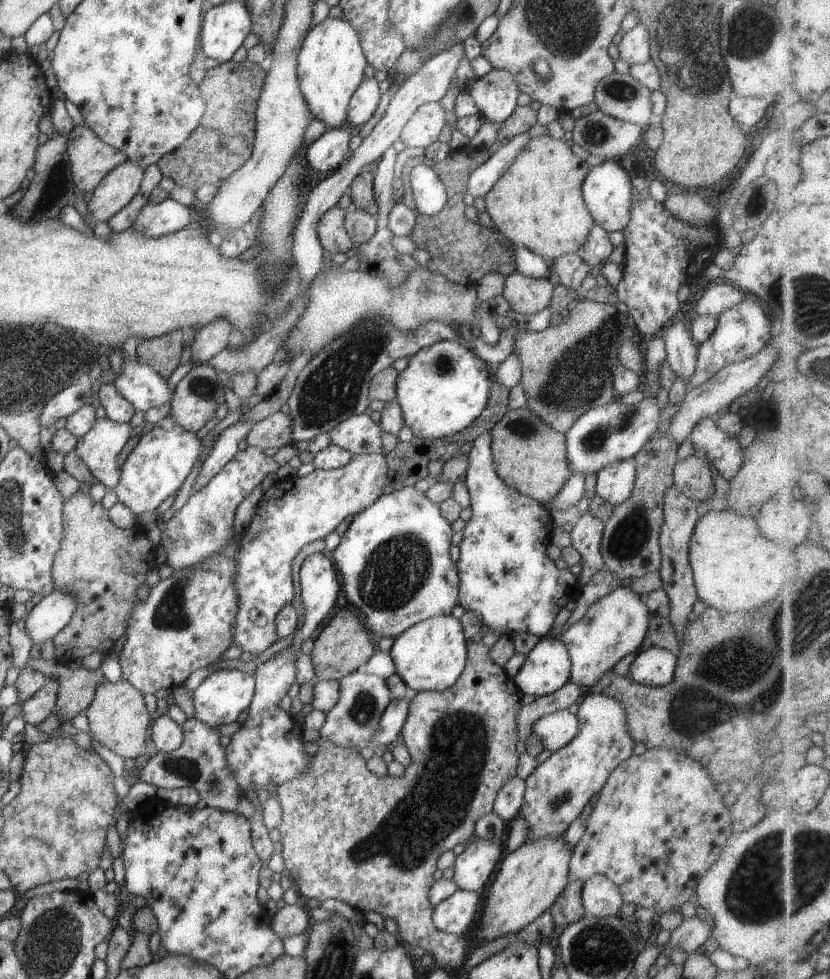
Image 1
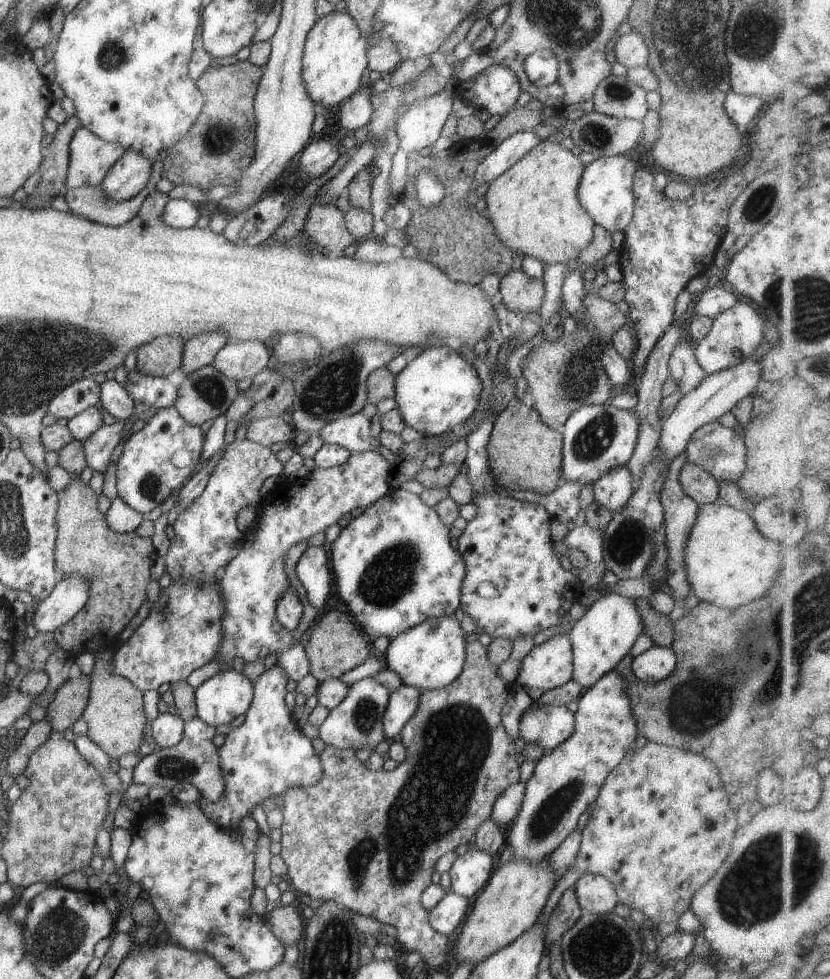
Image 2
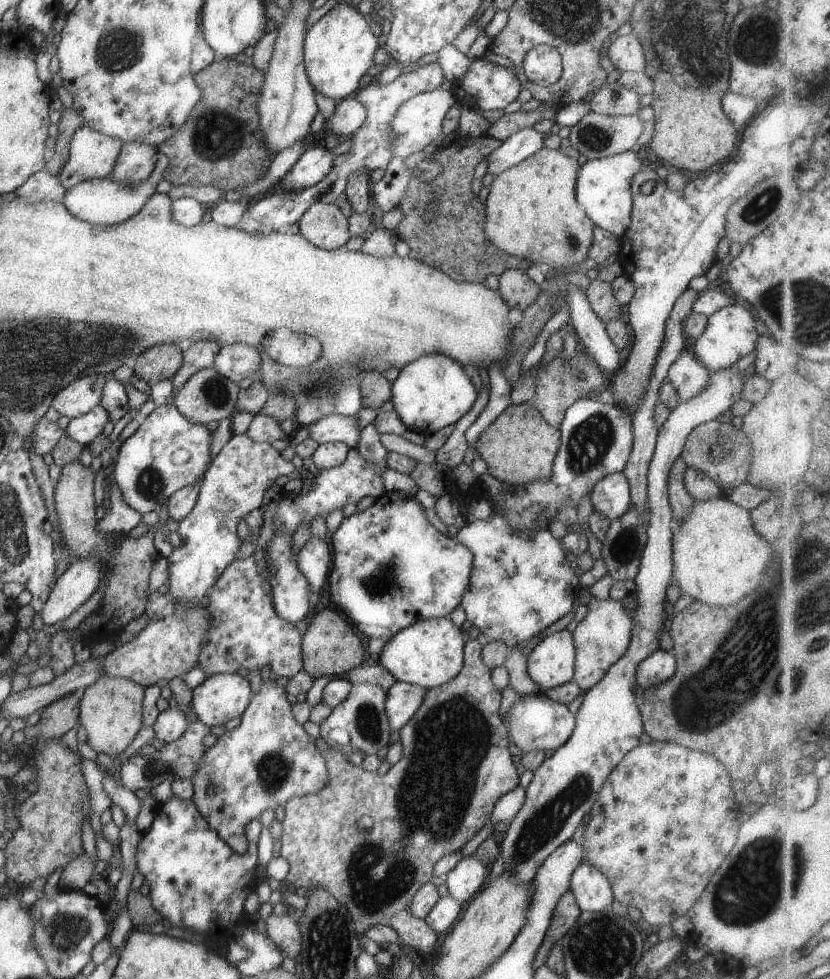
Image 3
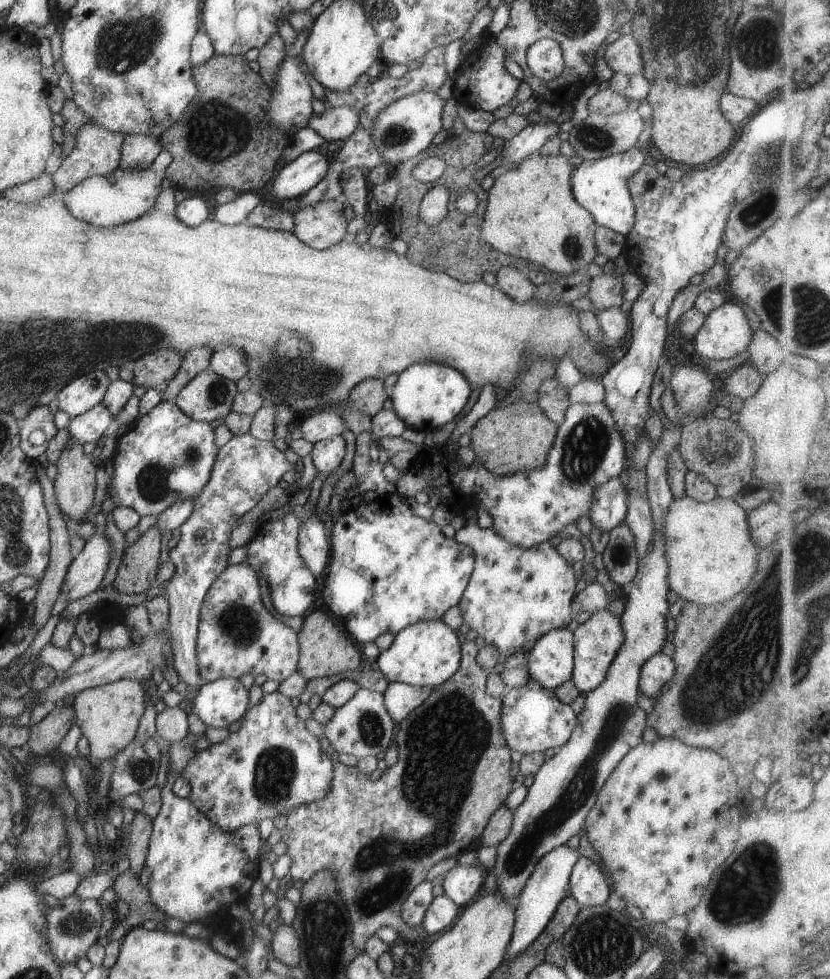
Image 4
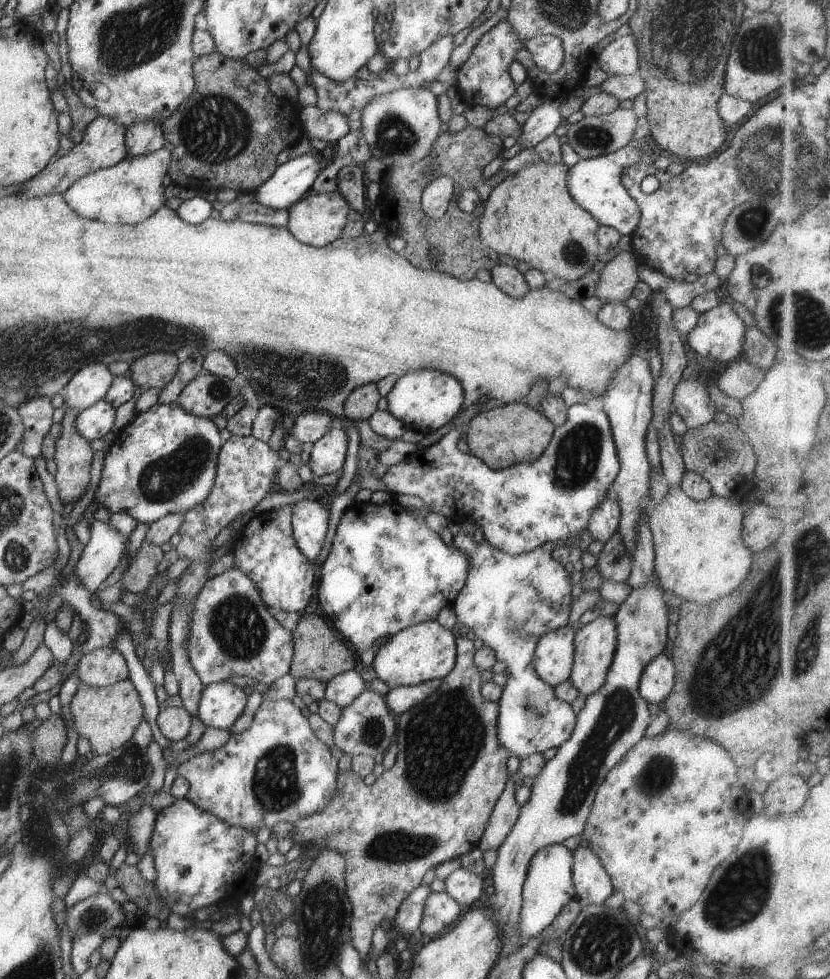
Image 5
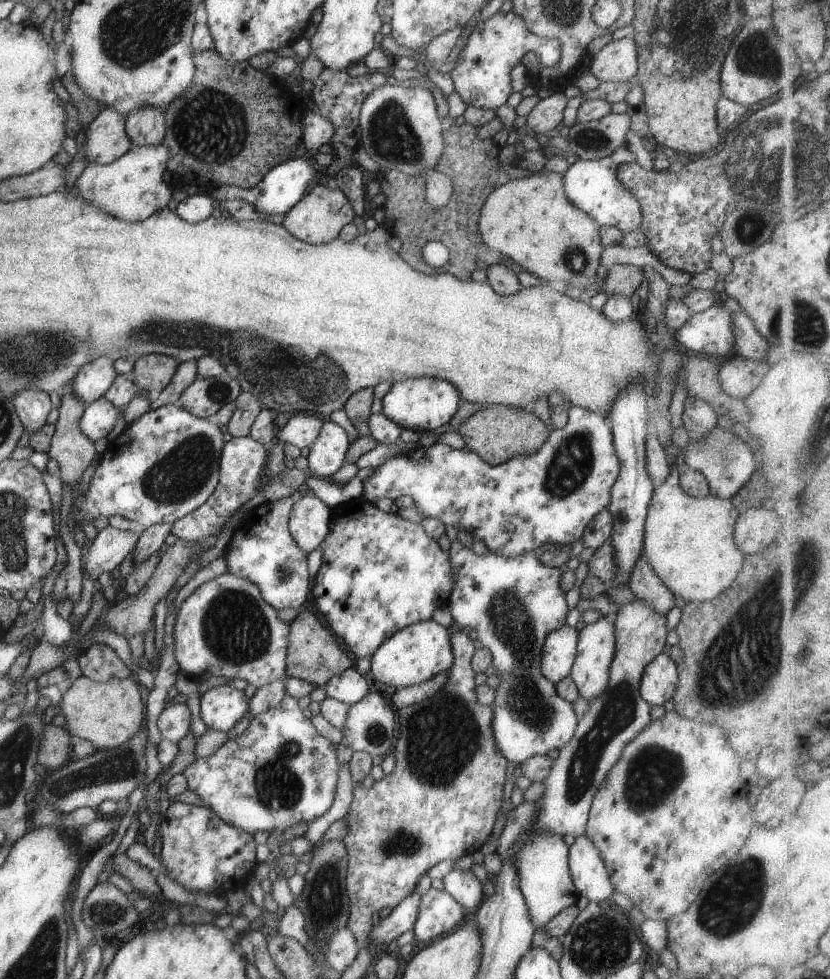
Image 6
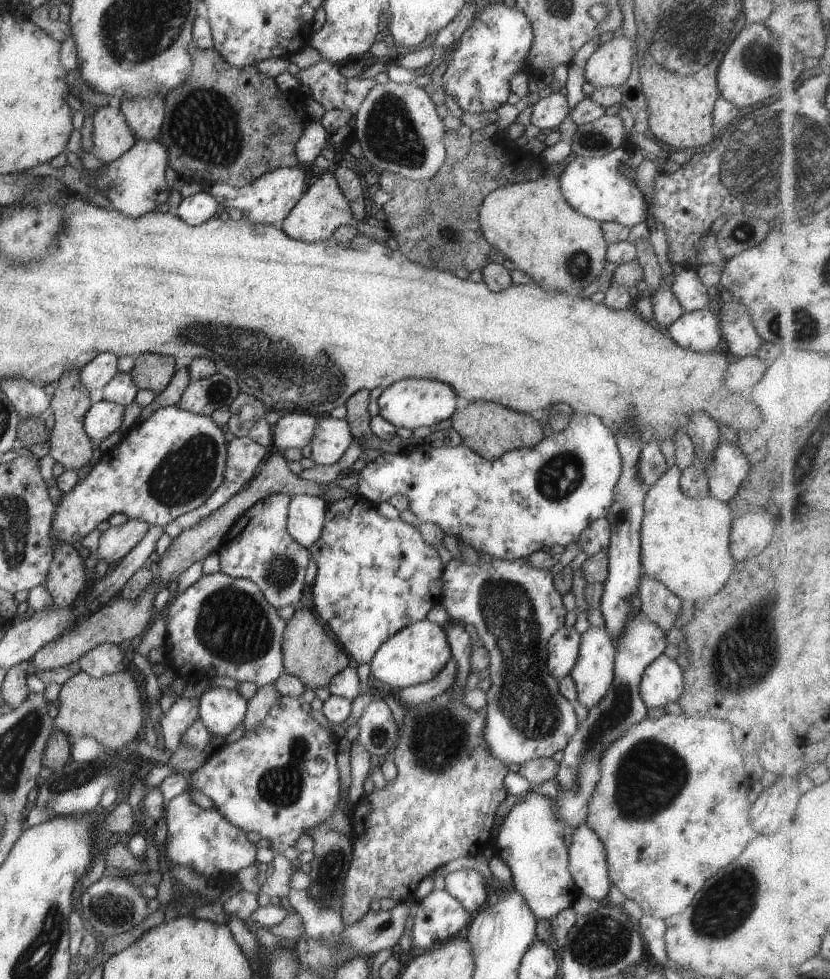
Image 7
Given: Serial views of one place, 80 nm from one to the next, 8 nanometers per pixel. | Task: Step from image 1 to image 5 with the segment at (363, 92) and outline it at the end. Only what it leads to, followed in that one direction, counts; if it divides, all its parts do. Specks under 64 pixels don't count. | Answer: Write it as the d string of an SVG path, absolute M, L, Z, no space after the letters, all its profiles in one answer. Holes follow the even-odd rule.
M306 106L297 112L300 120L299 131L307 138L324 142L337 141L349 130L347 118L339 112L321 111L317 106Z

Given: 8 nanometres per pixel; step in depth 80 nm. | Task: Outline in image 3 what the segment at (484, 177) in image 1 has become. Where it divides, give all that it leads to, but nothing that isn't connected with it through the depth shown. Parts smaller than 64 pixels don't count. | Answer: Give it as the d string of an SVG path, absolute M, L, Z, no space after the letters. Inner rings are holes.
M533 127L523 128L503 142L486 156L486 173L495 176L511 166L518 164L530 154L537 152L543 147L543 140L546 135L535 131Z

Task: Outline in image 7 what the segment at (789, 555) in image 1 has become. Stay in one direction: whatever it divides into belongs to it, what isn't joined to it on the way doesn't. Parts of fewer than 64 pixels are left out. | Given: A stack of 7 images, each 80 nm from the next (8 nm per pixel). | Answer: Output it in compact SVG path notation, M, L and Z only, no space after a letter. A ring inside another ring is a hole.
M675 465L668 468L647 490L643 499L643 516L640 522L640 537L639 537L639 562L640 572L643 575L647 575L649 578L660 582L663 586L666 586L675 596L678 596L681 600L691 600L691 602L700 601L709 598L712 594L715 594L725 584L727 577L732 573L733 565L736 563L729 552L729 531L732 525L732 518L730 515L730 508L726 503L722 503L711 496L701 498L691 498L683 494L680 490L678 480L680 479L680 470Z

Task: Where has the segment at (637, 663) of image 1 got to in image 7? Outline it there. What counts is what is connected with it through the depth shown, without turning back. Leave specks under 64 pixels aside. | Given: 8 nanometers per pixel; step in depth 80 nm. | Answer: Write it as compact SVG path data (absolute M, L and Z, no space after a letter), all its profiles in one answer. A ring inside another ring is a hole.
M664 653L654 658L645 667L639 683L639 694L646 708L676 702L683 690L682 674L675 659Z

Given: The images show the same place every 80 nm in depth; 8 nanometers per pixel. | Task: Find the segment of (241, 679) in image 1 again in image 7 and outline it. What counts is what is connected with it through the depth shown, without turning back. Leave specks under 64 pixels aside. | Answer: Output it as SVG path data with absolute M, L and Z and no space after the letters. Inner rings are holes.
M209 688L198 699L198 717L215 737L225 737L241 724L246 700L235 689Z

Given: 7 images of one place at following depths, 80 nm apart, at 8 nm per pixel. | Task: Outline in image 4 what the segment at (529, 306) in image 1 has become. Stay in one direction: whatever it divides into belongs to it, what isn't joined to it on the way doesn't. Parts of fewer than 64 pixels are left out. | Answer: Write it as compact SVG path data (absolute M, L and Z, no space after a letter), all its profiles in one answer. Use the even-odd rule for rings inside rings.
M507 265L492 273L497 280L496 288L513 302L523 304L534 297L535 286L519 270Z

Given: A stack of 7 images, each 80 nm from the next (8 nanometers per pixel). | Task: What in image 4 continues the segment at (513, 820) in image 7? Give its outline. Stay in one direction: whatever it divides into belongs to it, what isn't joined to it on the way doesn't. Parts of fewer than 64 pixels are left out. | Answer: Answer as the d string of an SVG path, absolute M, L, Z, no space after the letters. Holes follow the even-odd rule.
M565 843L549 850L547 854L543 854L533 872L527 881L523 890L515 899L515 924L512 928L511 940L506 946L506 954L504 955L503 960L513 960L519 956L519 952L527 950L527 946L541 934L543 928L547 926L547 922L551 919L551 916L555 913L559 902L565 896L570 895L569 892L569 876L575 862L577 862L579 854L575 848L569 848Z

